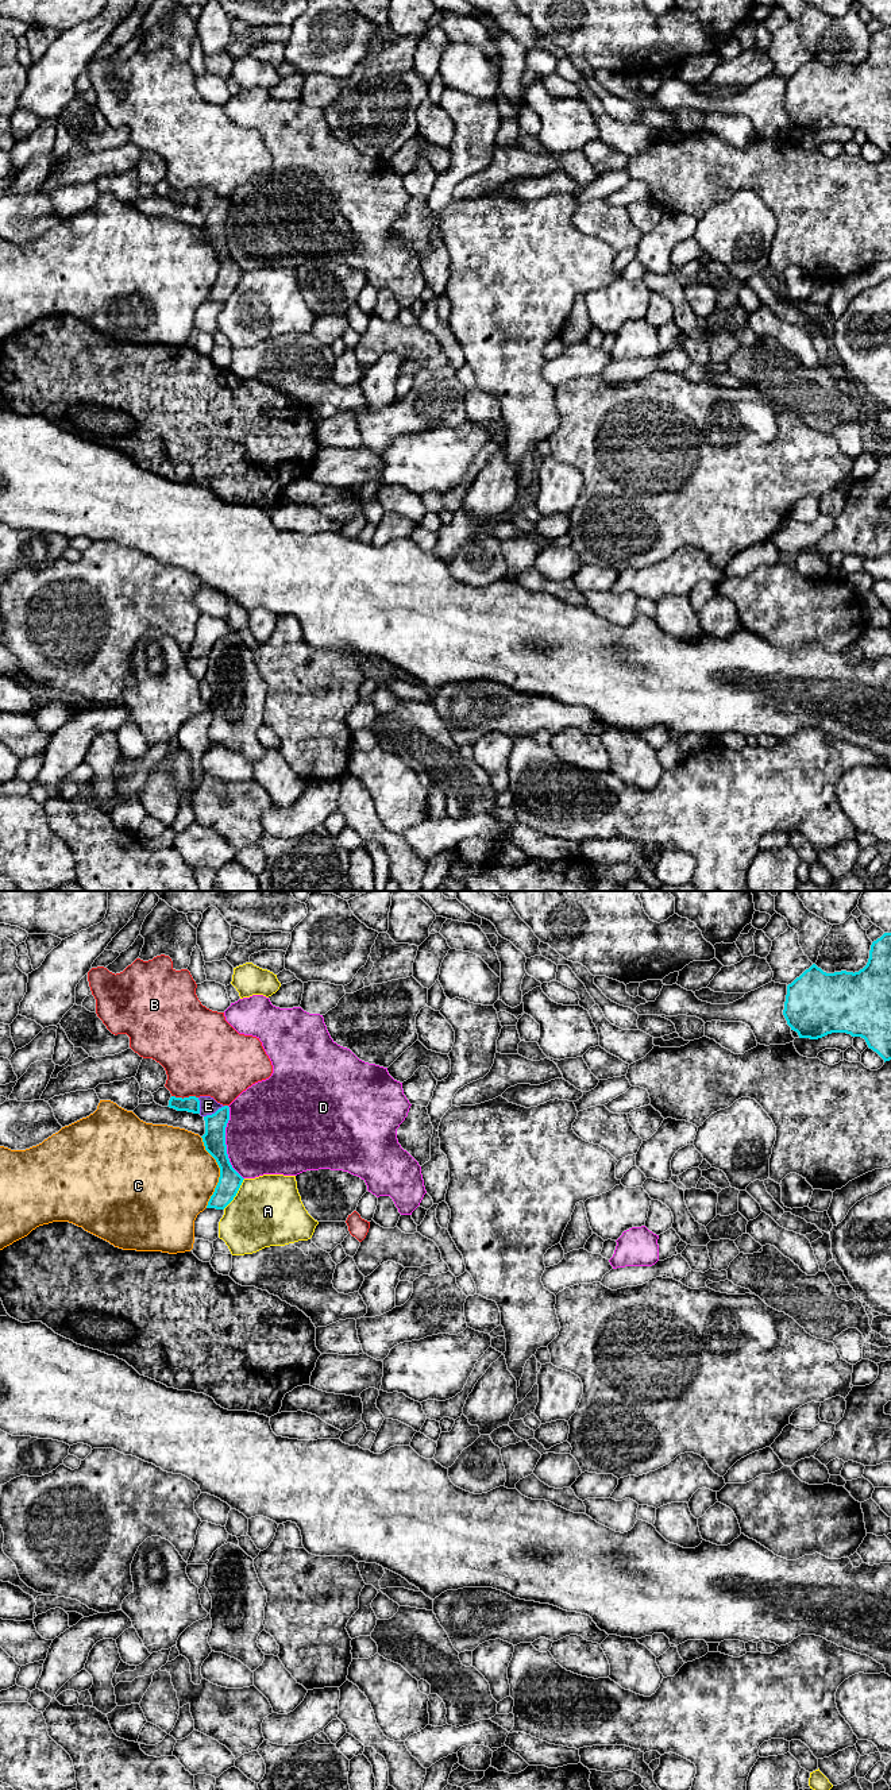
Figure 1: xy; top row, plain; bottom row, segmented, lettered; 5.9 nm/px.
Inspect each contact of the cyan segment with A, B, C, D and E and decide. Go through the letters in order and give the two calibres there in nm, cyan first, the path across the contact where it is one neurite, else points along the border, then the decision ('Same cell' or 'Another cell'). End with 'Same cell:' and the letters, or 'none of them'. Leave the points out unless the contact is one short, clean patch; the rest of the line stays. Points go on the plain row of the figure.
A: Thickness 140 nm (cyan) against 420 nm. Another cell
B: Thickness 100 nm (cyan) against 440 nm. Another cell
C: Thickness 140 nm (cyan) against 460 nm. Another cell
D: Thickness 140 nm (cyan) against 460 nm. Another cell
E: Thickness 130 nm (cyan) against 110 nm. Path across: xy (213, 232), (215, 205), (208, 199). Same cell
Same cell: E

